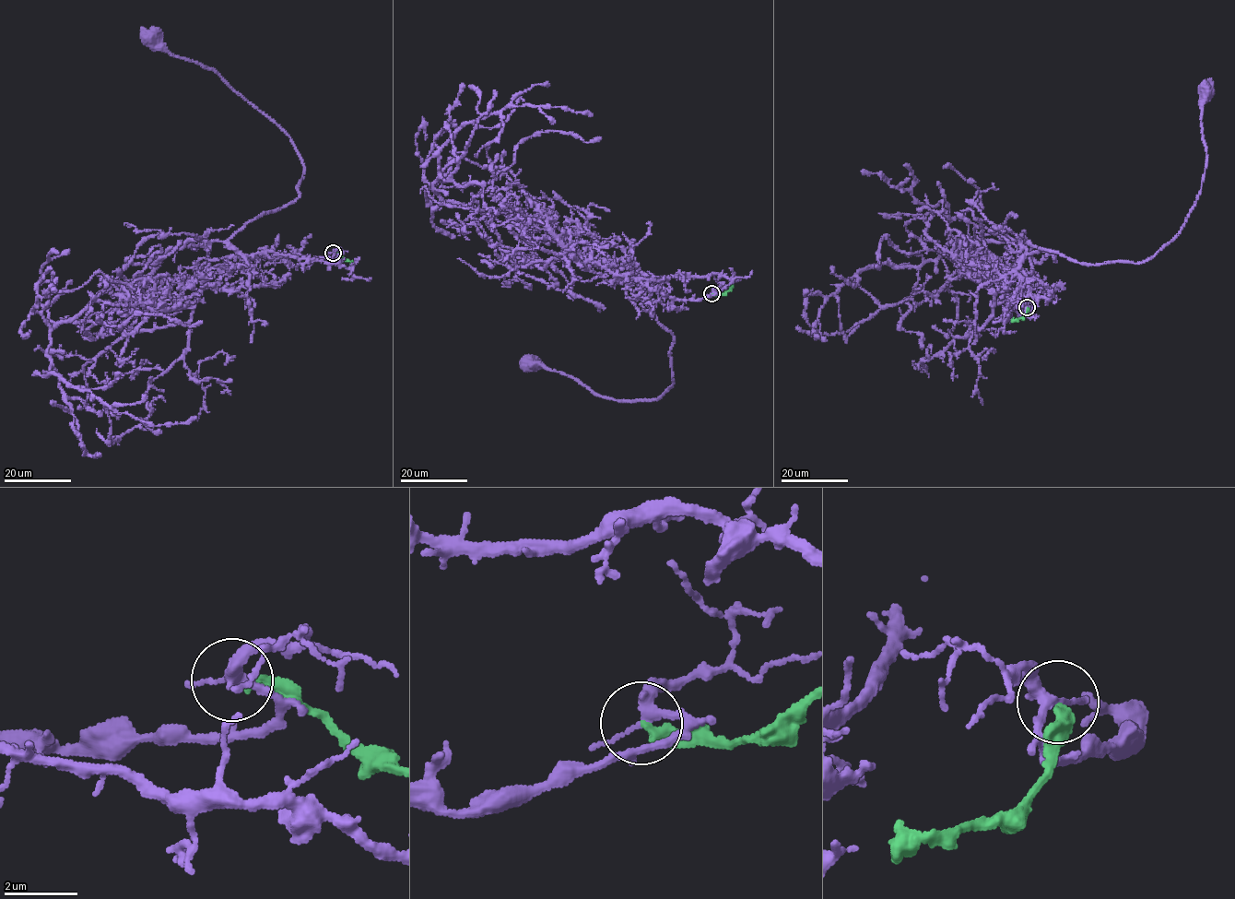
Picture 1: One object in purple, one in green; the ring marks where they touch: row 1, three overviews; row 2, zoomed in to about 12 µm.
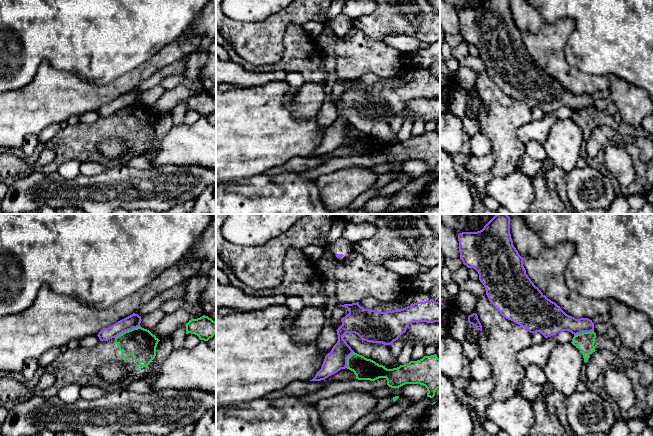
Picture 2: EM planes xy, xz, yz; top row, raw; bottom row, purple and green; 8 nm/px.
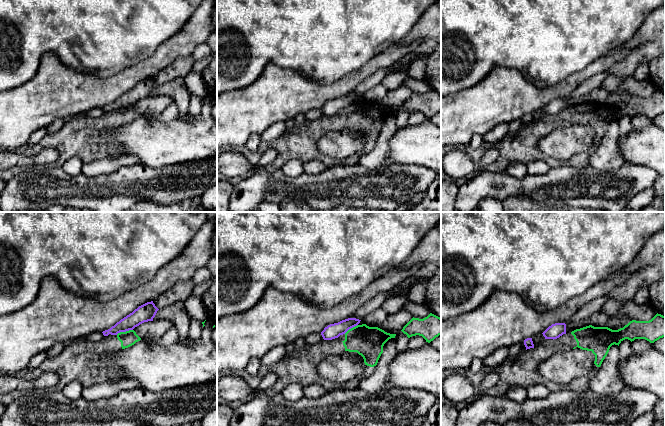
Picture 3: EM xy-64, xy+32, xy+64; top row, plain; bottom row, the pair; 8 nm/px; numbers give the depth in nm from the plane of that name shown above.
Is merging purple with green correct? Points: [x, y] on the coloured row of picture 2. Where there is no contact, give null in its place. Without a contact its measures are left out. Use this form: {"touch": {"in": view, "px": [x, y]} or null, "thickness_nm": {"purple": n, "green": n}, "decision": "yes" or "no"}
{"touch": {"in": "xy", "px": [126, 330]}, "thickness_nm": {"purple": 110, "green": 240}, "decision": "no"}

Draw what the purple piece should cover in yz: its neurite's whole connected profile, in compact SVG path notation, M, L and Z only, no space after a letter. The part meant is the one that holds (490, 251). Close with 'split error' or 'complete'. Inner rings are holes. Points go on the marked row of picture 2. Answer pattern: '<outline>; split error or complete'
M496 214L482 230L458 234L460 259L468 268L475 269L493 306L506 319L524 327L530 333L540 332L545 338L561 331L574 335L594 331L588 318L576 319L567 315L555 302L548 299L526 274L521 257L513 245L510 234L510 217Z; complete

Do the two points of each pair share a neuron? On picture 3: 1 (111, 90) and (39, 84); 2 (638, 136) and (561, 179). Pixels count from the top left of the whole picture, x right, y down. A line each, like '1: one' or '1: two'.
1: one
2: two

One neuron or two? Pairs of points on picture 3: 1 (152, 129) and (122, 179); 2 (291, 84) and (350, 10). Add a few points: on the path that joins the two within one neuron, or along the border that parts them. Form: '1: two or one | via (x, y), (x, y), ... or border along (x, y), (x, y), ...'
1: two | border along (141, 162), (151, 167), (164, 167)
2: two | border along (278, 66), (297, 70), (311, 80), (322, 82)

